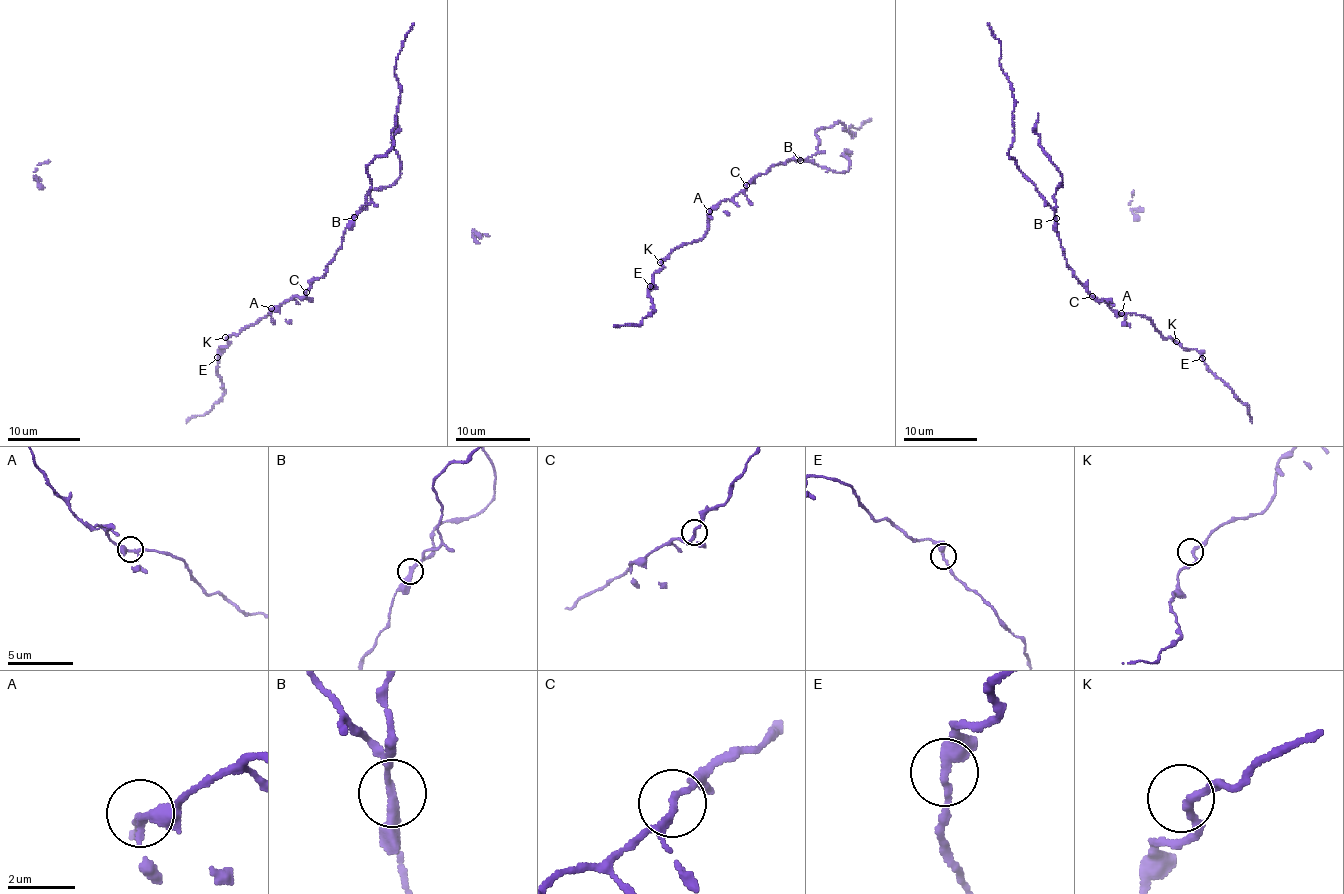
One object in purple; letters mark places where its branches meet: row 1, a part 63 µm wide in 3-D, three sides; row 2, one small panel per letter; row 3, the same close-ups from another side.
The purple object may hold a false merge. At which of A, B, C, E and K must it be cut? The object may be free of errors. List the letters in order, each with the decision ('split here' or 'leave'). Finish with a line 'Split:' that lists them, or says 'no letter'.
A: leave
B: split here
C: leave
E: leave
K: leave
Split: B

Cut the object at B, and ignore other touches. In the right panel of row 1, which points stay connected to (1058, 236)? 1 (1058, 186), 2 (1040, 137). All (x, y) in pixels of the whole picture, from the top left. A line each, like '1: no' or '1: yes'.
1: no
2: no

